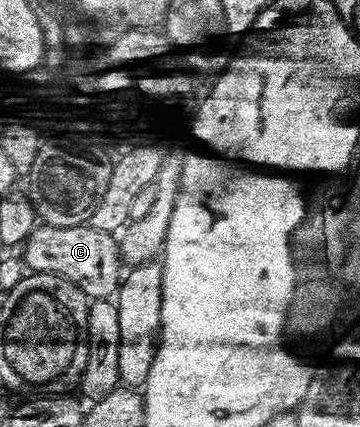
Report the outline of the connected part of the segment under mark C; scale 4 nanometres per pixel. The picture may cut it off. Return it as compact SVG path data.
M89 224L80 226L39 225L24 244L25 269L35 274L55 274L67 278L85 292L87 298L97 300L117 295L124 277L124 266L118 253L118 238L100 232Z

